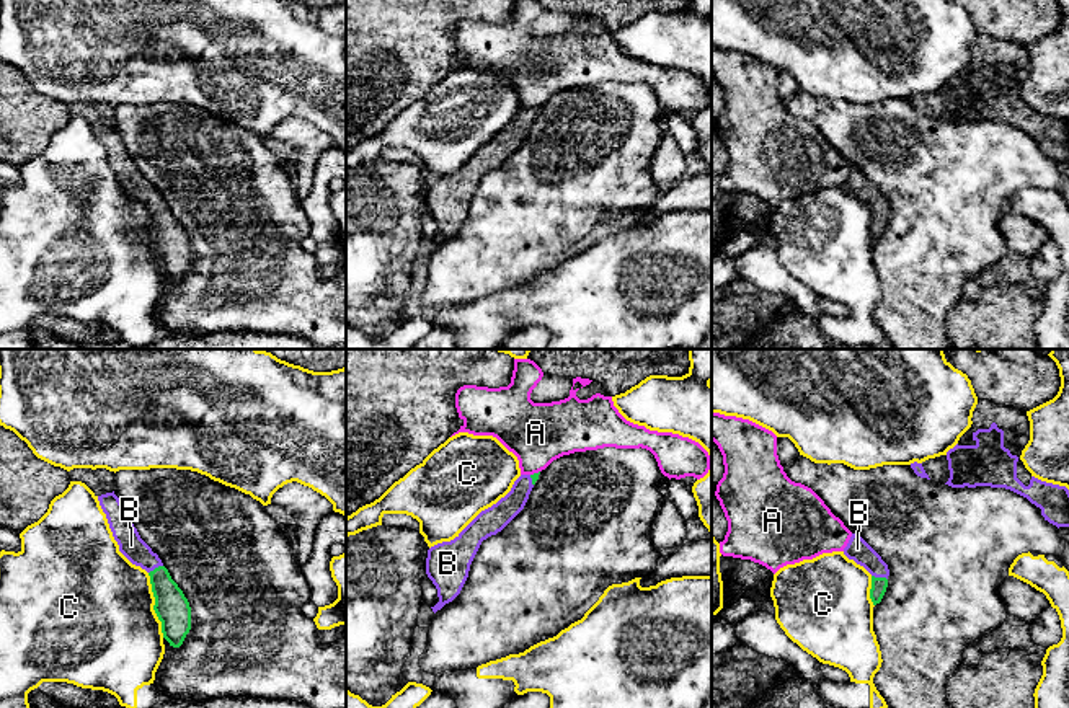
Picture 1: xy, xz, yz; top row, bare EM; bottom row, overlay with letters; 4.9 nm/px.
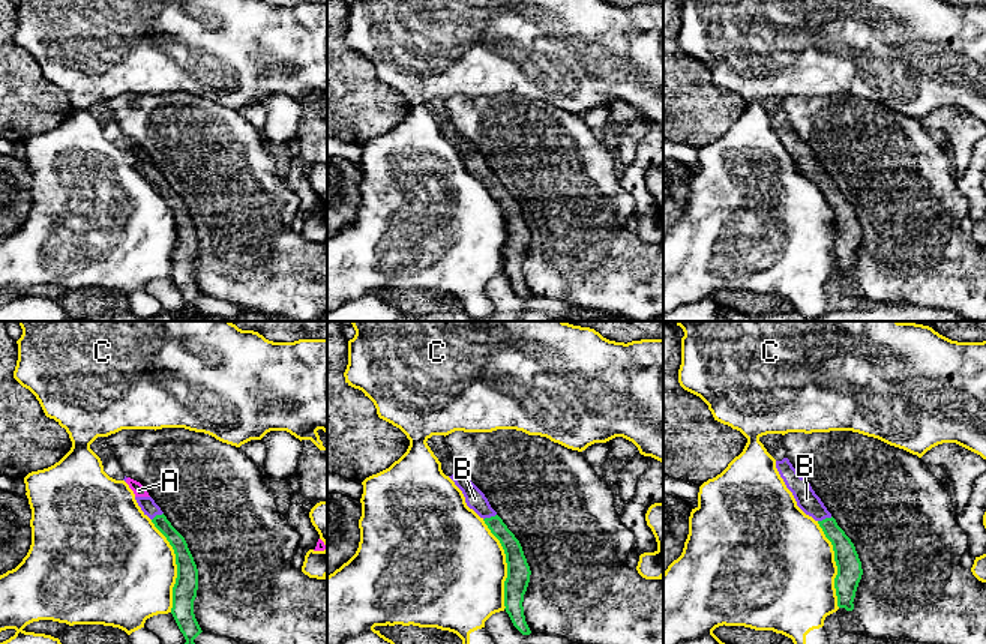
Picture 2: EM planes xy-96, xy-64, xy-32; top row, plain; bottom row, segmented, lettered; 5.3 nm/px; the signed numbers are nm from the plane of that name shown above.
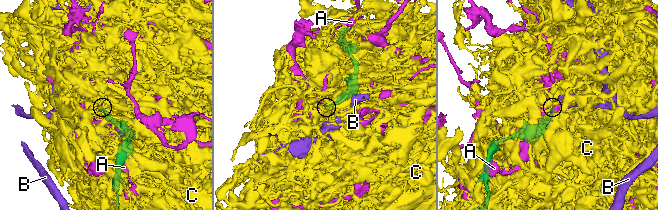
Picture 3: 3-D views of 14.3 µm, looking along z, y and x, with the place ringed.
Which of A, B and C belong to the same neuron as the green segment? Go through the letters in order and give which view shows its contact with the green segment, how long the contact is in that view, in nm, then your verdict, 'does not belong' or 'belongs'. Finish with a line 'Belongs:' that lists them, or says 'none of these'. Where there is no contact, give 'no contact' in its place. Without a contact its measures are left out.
A: meets green in xz; contact 50 nm long; does not belong
B: meets green in yz; contact 80 nm long; belongs
C: meets green in xy; contact 340 nm long; does not belong
Belongs: B

